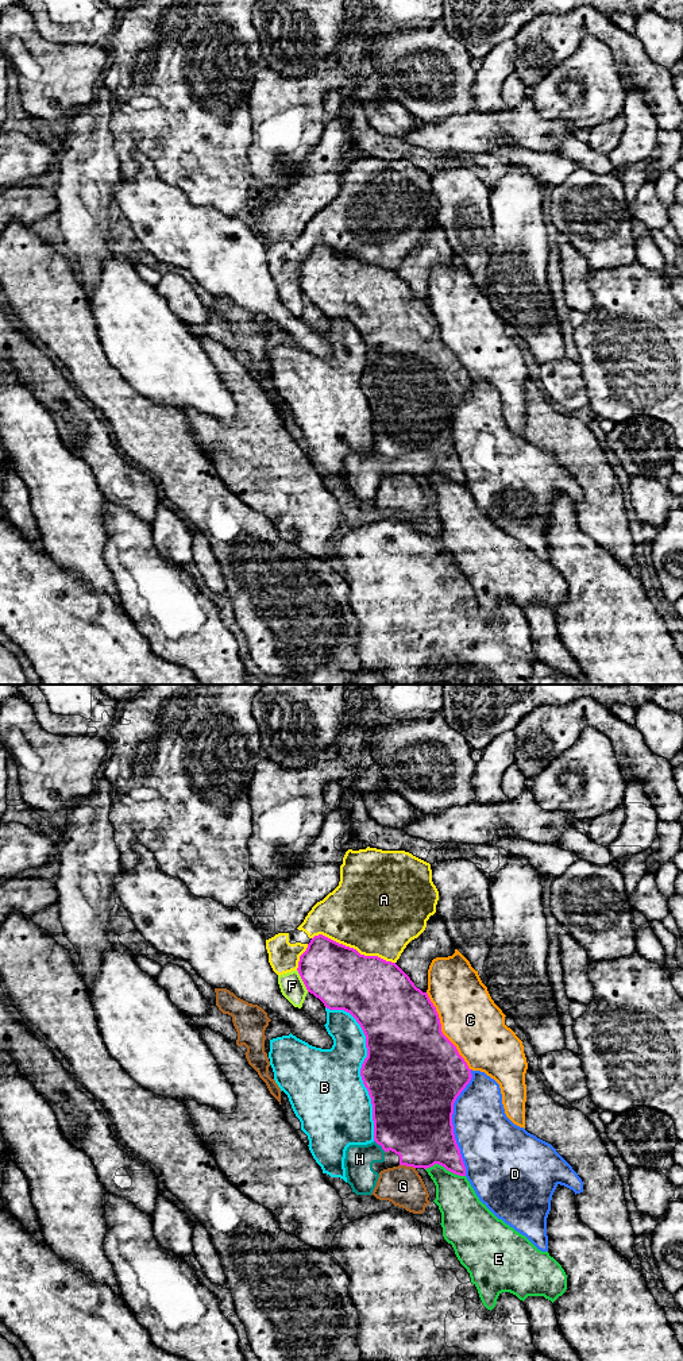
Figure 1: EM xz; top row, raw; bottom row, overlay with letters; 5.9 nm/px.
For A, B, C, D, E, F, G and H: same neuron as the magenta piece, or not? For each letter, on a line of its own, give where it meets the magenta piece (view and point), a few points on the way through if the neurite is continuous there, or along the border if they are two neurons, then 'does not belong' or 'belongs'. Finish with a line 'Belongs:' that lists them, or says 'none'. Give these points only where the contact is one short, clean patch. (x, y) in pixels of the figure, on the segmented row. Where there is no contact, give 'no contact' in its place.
A: contact xz (352, 948); does not belong
B: contact xz (362, 1065); does not belong
C: contact xz (442, 1032); does not belong
D: contact xz (451, 1122); does not belong
E: contact xz (446, 1168); does not belong
F: contact xz (303, 980); border xz (297, 970), (308, 991); does not belong
G: contact xz (408, 1165); does not belong
H: contact xz (379, 1144); way xz (412, 1117), (379, 1144), (370, 1153), (359, 1159); belongs
Belongs: H

